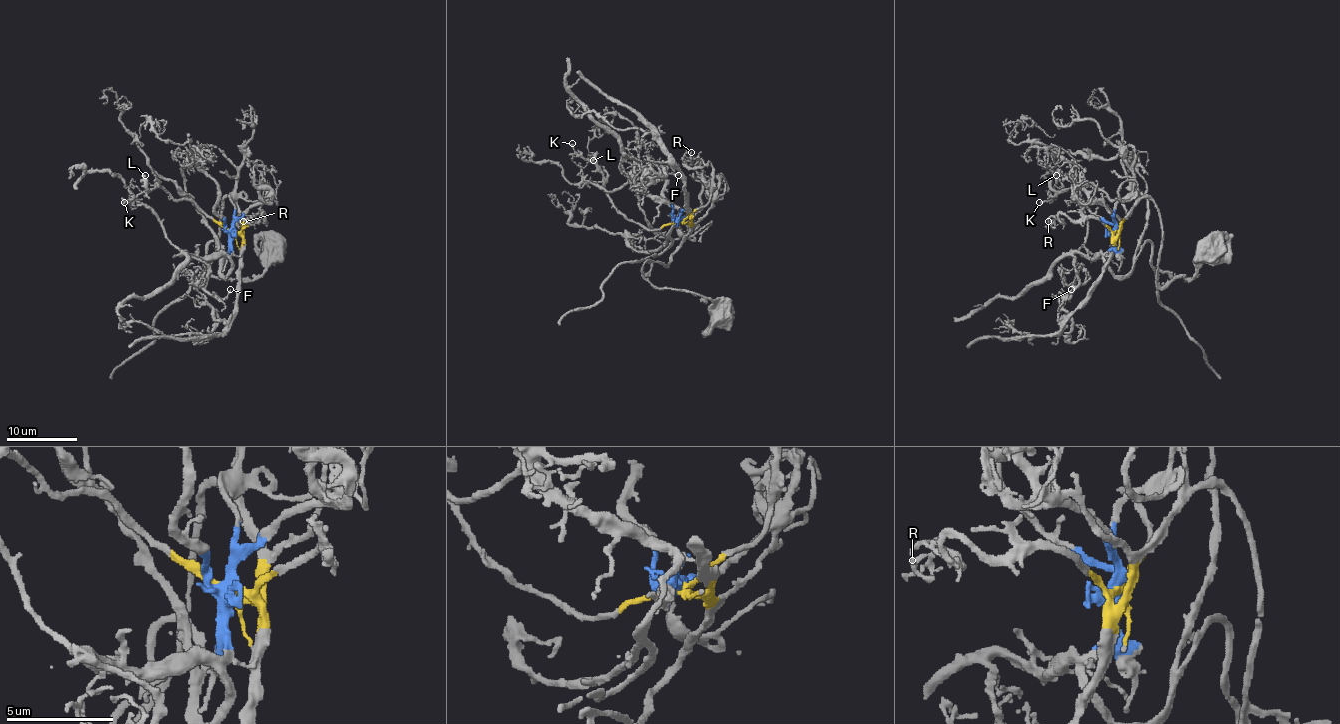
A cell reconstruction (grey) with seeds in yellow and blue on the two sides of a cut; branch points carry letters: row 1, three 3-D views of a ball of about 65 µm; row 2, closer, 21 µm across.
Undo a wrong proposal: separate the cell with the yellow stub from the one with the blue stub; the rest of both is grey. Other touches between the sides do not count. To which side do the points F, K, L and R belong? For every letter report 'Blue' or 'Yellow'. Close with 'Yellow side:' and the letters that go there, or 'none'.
F: Blue
K: Yellow
L: Yellow
R: Yellow
Yellow side: K, L, R

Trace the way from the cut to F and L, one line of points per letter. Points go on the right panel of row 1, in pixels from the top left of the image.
F: (1116, 231), (1115, 243), (1104, 253), (1093, 257), (1074, 253), (1079, 268), (1076, 289), (1069, 297), (1071, 289)
L: (1116, 231), (1125, 218), (1125, 208), (1116, 199), (1086, 183), (1055, 190), (1051, 178), (1056, 174)

